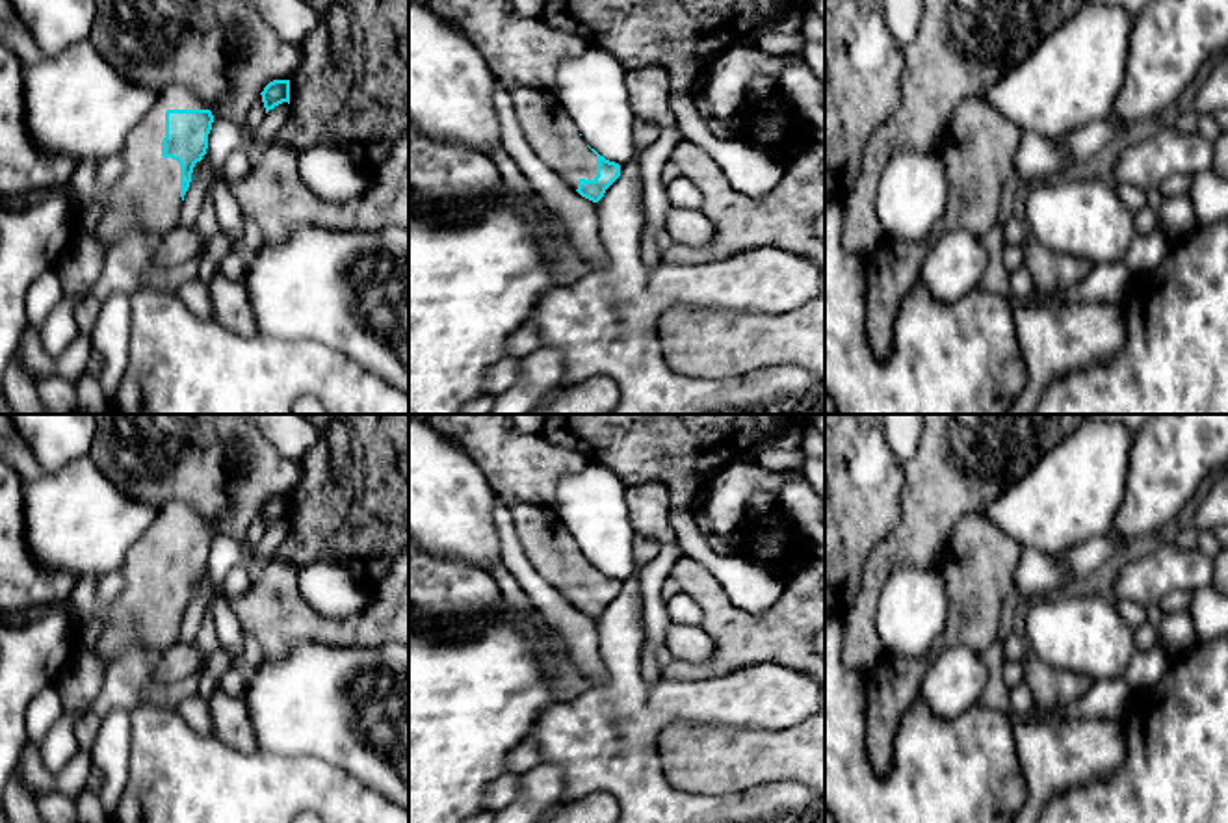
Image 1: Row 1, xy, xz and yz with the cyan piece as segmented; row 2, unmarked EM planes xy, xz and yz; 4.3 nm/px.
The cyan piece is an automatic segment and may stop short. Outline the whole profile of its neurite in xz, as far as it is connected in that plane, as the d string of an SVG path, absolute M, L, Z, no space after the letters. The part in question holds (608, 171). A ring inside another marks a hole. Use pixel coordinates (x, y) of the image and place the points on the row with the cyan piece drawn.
M518 85L511 97L522 134L539 162L581 197L598 202L621 176L621 165L587 145L554 91Z

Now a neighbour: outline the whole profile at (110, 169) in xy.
M119 154L98 160L97 188L100 193L108 191L123 176L123 167Z

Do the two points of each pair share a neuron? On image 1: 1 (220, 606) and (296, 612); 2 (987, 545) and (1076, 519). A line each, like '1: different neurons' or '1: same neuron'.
1: different neurons
2: different neurons

